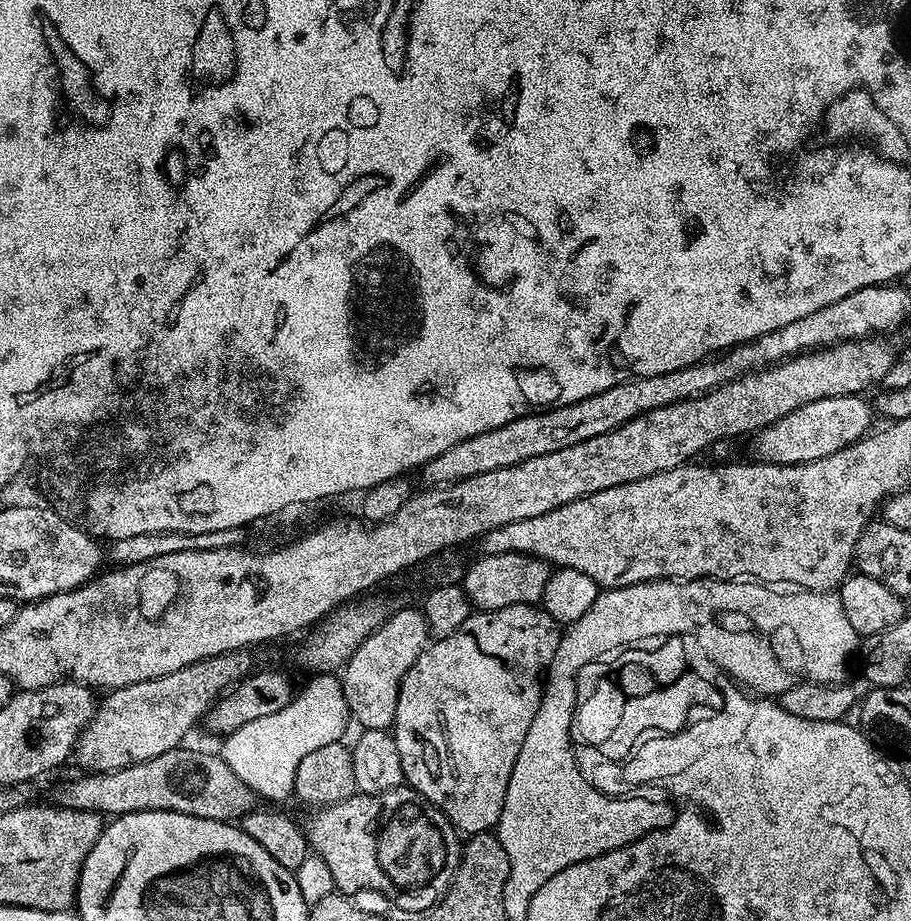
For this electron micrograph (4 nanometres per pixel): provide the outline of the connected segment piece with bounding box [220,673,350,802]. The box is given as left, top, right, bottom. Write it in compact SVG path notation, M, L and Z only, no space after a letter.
M319 673L313 675L308 686L300 689L293 695L290 703L278 710L278 714L268 714L263 718L256 718L245 726L229 733L220 755L227 765L252 792L264 797L268 802L284 800L294 794L294 779L297 777L298 765L302 758L306 758L313 750L321 746L339 743L343 738L347 724L350 724L350 713L346 706L344 687L341 679L333 673Z

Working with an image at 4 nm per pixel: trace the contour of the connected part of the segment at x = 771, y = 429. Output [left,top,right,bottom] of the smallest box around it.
[752,395,874,464]

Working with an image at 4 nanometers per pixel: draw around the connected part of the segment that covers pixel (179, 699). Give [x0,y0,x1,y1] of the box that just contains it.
[74,650,253,774]

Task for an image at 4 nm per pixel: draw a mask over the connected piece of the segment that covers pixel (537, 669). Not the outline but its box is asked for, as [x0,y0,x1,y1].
[394,604,561,833]

